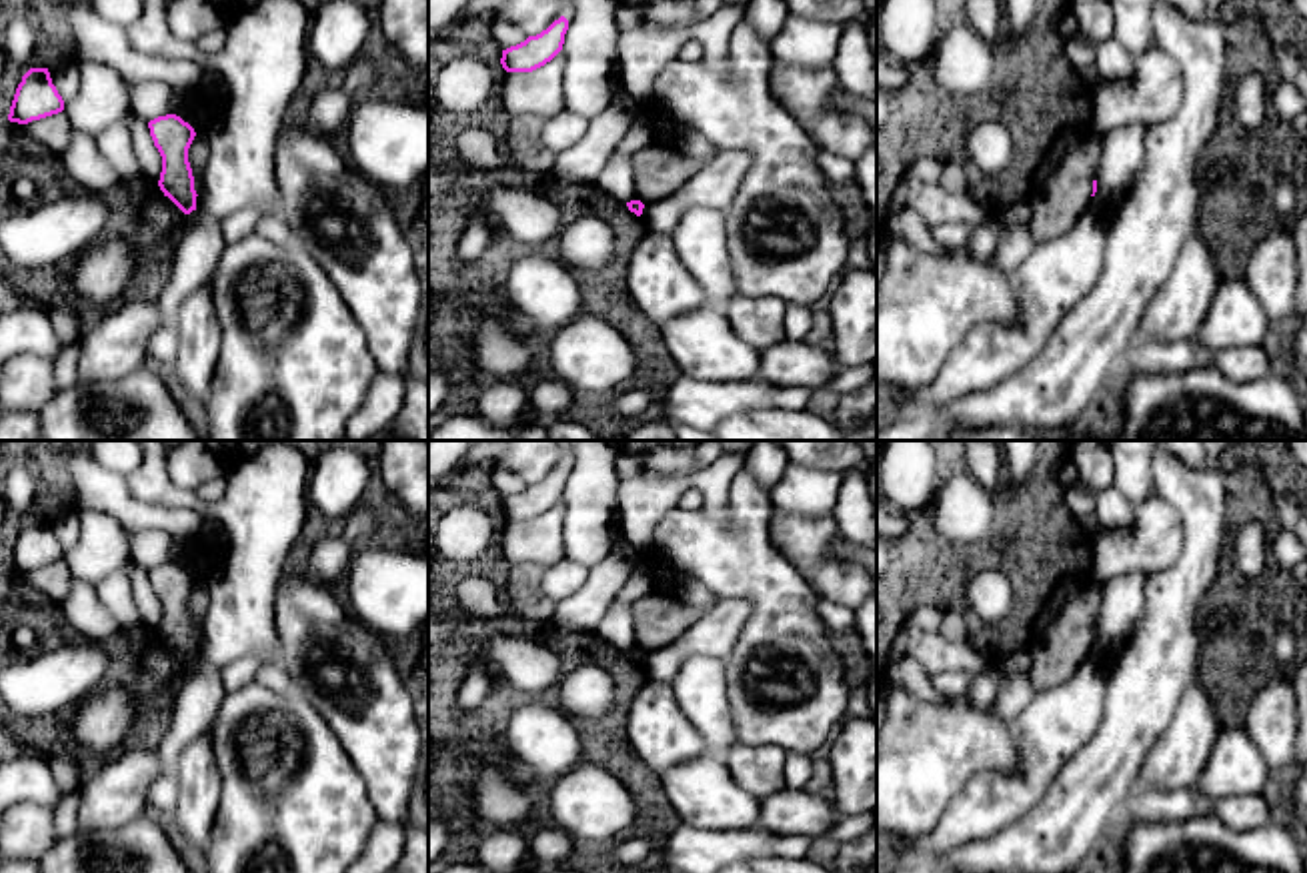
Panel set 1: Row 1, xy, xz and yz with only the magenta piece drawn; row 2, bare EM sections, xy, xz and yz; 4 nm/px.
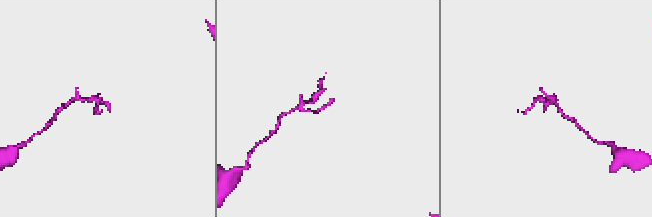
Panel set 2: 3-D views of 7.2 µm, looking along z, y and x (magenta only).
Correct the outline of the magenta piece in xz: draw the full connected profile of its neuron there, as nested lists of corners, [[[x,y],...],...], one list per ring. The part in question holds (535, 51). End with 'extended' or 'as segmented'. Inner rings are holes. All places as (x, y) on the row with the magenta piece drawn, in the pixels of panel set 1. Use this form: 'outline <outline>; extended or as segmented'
outline [[[562,0],[558,18],[540,34],[502,50],[500,64],[506,72],[532,72],[550,62],[564,44],[564,34],[574,18],[574,0]]]; extended

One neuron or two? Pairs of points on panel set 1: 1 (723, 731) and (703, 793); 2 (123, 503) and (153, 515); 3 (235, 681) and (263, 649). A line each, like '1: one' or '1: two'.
1: two
2: one
3: two

